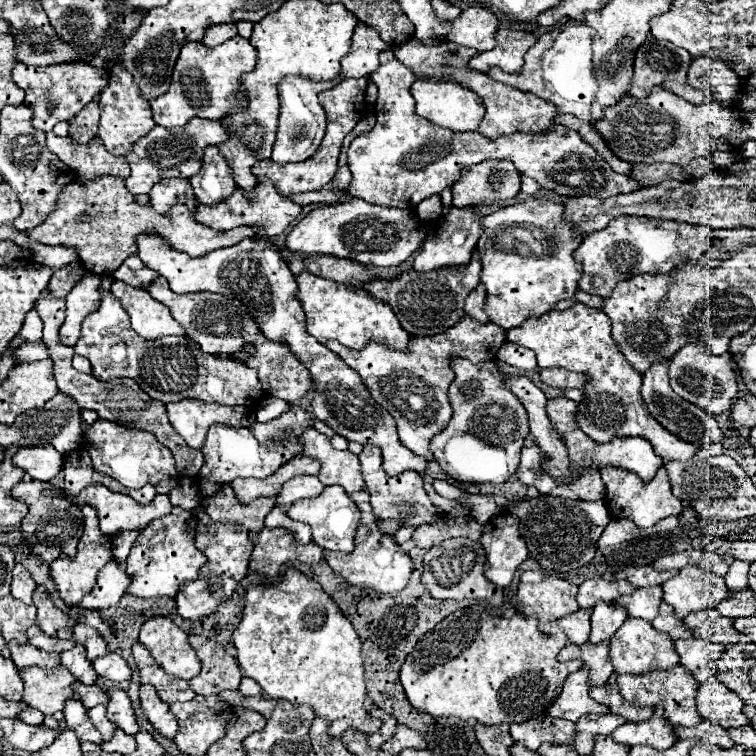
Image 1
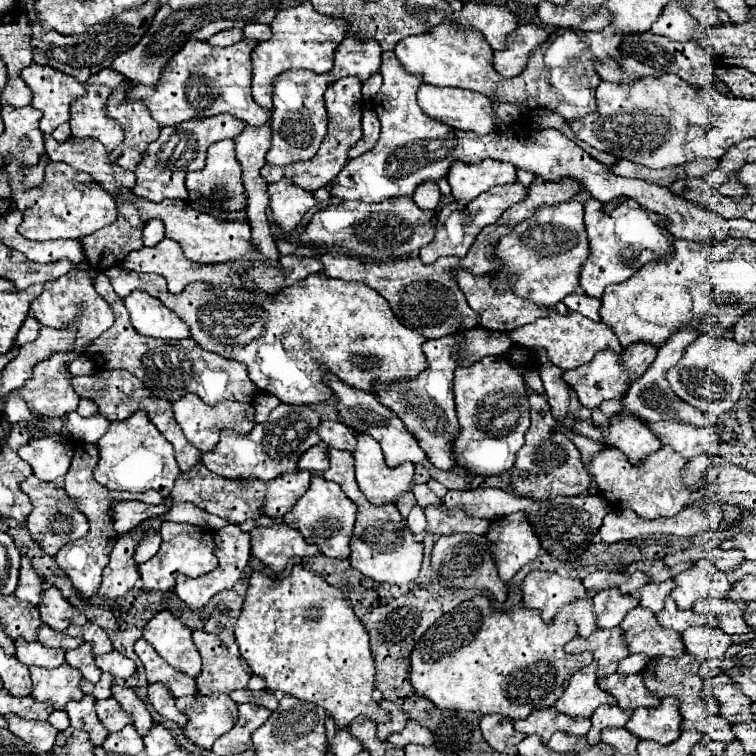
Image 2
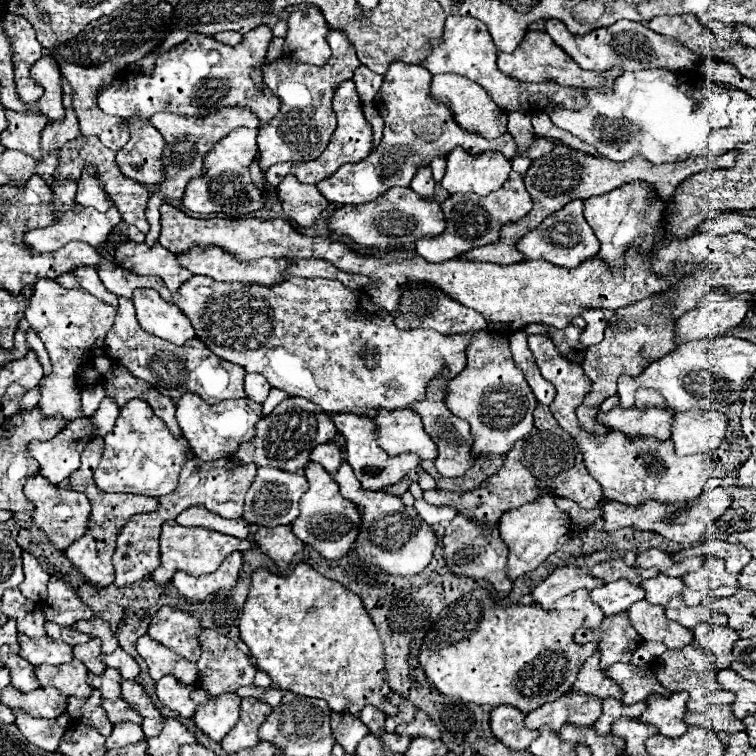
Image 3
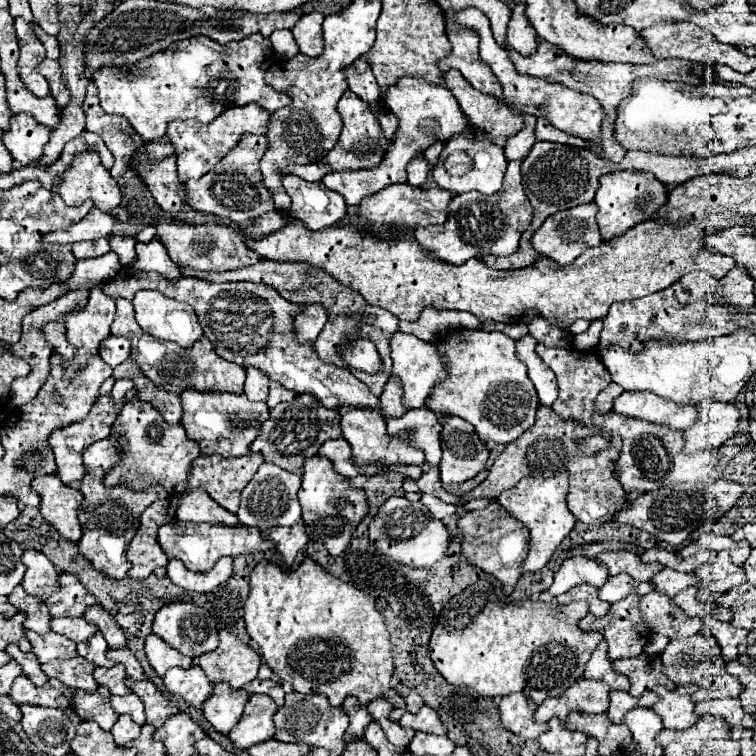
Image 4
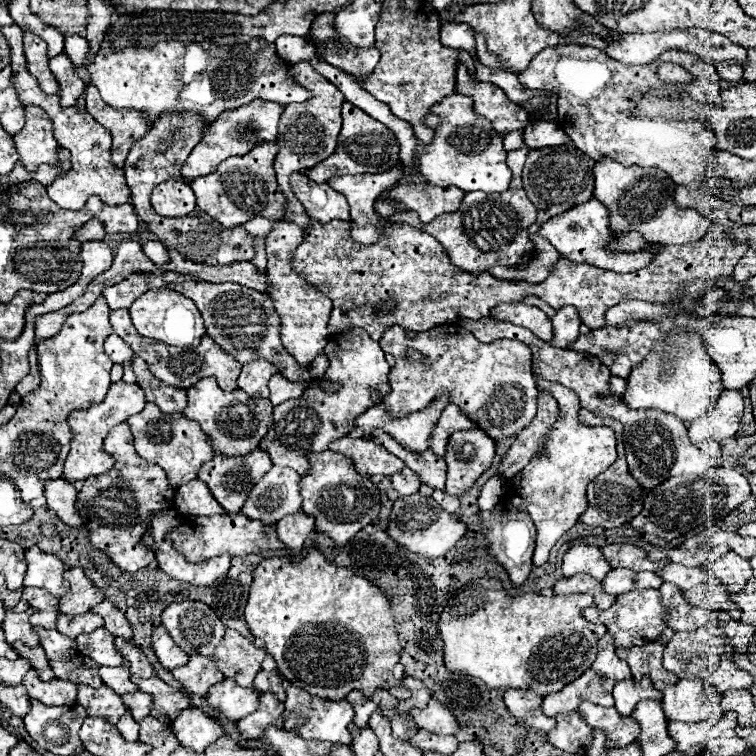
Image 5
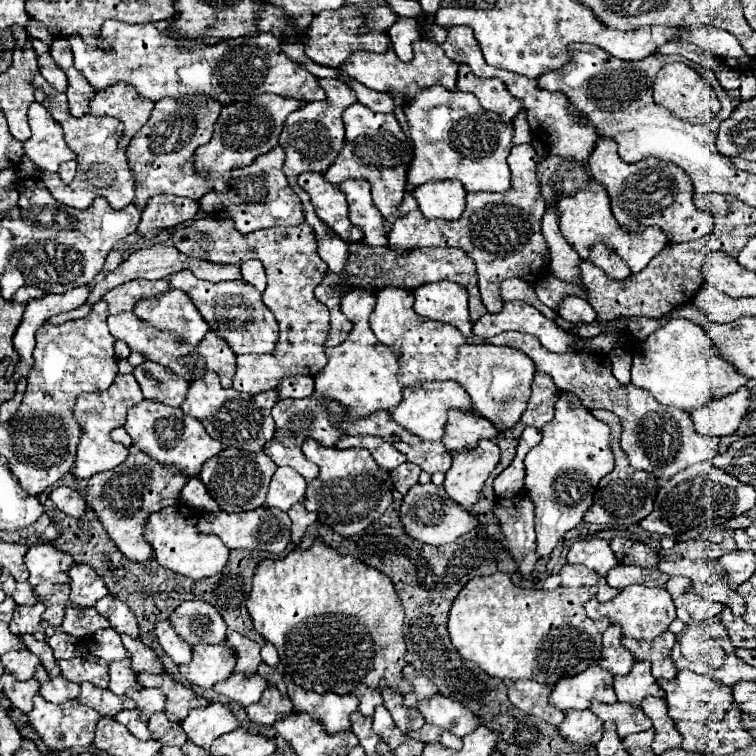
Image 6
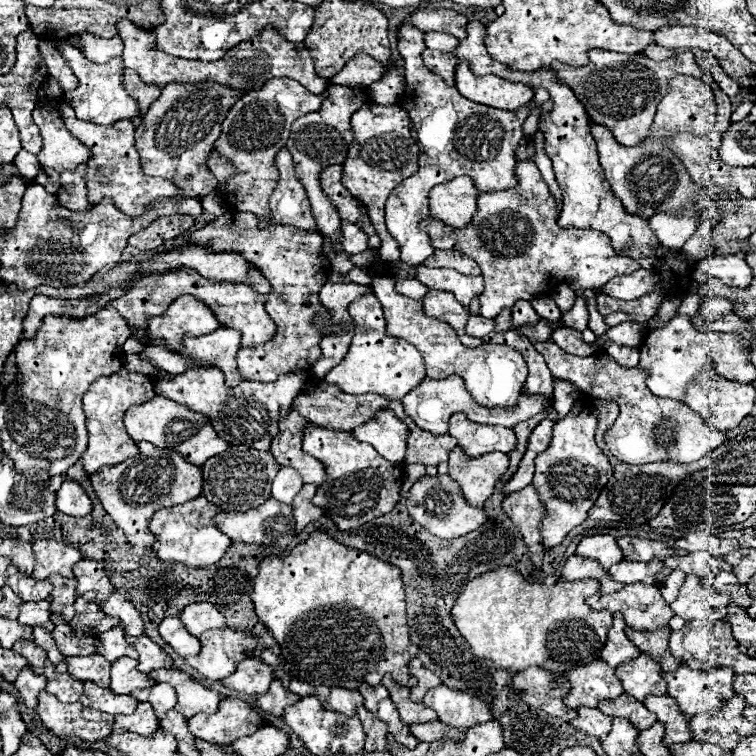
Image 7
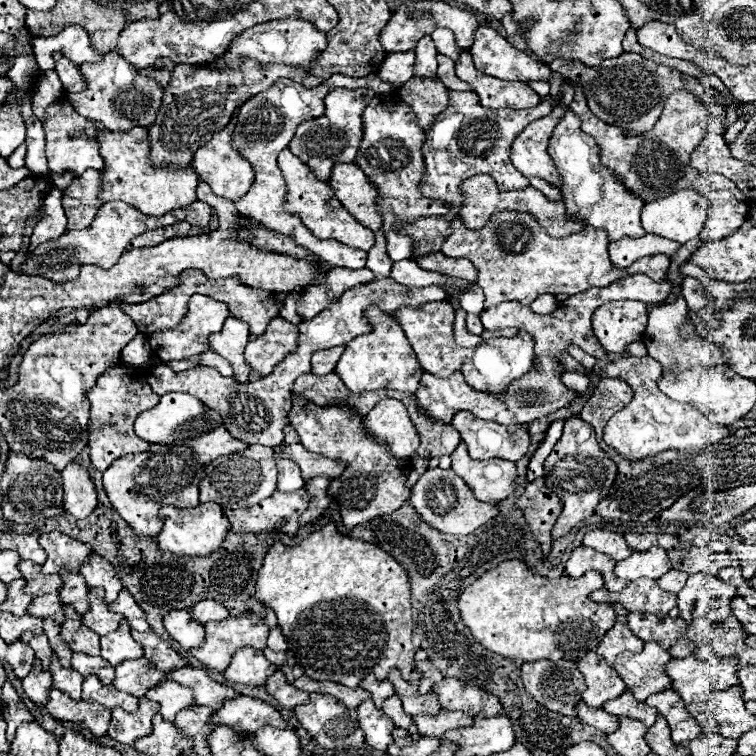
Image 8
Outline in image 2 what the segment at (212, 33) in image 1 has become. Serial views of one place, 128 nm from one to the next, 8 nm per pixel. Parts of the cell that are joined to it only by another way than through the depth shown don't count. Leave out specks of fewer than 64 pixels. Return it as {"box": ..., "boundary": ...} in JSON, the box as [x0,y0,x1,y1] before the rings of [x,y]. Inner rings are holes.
{"box":[208,30,244,48],"boundary":[[[226,30],[226,32],[218,32],[218,34],[214,34],[214,36],[208,40],[208,44],[226,48],[226,46],[232,46],[232,44],[240,42],[242,38],[244,38],[244,32],[240,32],[240,30]]]}

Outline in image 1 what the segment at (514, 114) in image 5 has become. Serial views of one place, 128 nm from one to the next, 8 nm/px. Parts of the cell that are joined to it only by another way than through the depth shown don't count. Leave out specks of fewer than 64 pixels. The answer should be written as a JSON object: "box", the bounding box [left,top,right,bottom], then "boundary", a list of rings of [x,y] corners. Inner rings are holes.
{"box":[412,80,486,132],"boundary":[[[416,80],[412,84],[412,96],[416,100],[416,114],[442,126],[442,128],[448,128],[448,130],[454,130],[454,132],[472,132],[472,130],[478,130],[484,114],[486,114],[486,108],[484,108],[484,102],[482,98],[460,86],[460,84],[452,84],[452,82],[424,82],[424,80]]]}

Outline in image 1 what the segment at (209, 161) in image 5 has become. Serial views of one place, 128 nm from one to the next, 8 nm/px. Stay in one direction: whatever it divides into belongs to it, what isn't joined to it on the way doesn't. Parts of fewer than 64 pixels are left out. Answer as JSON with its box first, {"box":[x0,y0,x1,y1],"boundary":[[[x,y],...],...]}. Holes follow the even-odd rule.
{"box":[126,118,230,196],"boundary":[[[192,118],[182,128],[156,126],[152,128],[152,132],[148,132],[144,138],[140,138],[134,144],[132,154],[126,158],[132,168],[132,174],[126,178],[126,188],[134,196],[138,196],[138,194],[148,194],[152,186],[162,182],[164,178],[190,178],[202,168],[204,148],[226,142],[228,138],[230,134],[226,134],[226,128],[222,128],[222,124],[216,120]]]}

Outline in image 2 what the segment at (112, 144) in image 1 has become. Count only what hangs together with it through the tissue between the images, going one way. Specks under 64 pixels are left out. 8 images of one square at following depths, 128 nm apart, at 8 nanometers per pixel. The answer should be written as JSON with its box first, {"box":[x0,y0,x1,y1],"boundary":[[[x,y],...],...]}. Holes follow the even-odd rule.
{"box":[106,80,160,172],"boundary":[[[124,80],[118,88],[112,90],[106,114],[114,118],[124,128],[124,142],[110,152],[112,164],[120,164],[122,168],[134,172],[134,168],[146,156],[146,148],[158,138],[160,126],[152,120],[148,108],[142,102],[124,102],[126,92],[134,86],[134,82]]]}

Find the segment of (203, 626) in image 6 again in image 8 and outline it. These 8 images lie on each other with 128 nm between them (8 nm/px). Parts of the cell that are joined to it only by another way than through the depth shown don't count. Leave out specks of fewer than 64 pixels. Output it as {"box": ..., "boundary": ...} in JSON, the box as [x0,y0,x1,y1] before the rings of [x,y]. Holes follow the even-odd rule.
{"box":[192,600,228,624],"boundary":[[[200,600],[198,604],[192,606],[192,616],[200,622],[200,624],[206,624],[208,620],[224,620],[228,616],[228,608],[224,604],[218,604],[216,600]]]}

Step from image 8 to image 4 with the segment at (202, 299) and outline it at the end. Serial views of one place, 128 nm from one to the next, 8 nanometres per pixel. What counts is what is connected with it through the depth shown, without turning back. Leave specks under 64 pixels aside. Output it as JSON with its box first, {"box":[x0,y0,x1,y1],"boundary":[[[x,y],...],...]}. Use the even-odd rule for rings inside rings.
{"box":[132,290,202,346],"boundary":[[[140,290],[140,292],[136,292],[132,304],[134,304],[138,326],[146,334],[150,334],[154,338],[176,342],[180,346],[194,346],[194,342],[202,338],[202,326],[198,324],[198,316],[196,316],[194,308],[190,308],[190,304],[166,298],[164,294],[156,292],[156,290]]]}

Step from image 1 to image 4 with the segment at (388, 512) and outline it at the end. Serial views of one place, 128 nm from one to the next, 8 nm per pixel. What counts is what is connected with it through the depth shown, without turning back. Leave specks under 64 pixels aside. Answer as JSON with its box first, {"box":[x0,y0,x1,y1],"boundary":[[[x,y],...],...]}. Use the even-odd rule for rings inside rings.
{"box":[340,408,424,466],"boundary":[[[354,408],[346,412],[340,420],[342,426],[342,436],[350,442],[352,446],[352,456],[358,466],[368,464],[368,462],[382,462],[386,466],[390,464],[408,464],[408,466],[420,466],[424,464],[424,456],[420,448],[414,448],[412,444],[406,444],[406,436],[390,436],[386,432],[386,420],[378,410],[372,408]]]}

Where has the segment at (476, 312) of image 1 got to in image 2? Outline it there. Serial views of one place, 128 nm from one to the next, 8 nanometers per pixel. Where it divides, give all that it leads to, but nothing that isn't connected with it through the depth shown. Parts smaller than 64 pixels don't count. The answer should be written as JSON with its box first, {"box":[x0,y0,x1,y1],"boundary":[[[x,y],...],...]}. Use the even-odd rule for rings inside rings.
{"box":[452,270,548,332],"boundary":[[[454,270],[452,276],[454,276],[454,282],[458,284],[458,288],[464,292],[464,296],[466,296],[470,308],[480,314],[480,324],[482,324],[482,328],[486,328],[486,330],[510,332],[510,330],[514,330],[514,328],[520,328],[522,324],[534,322],[536,318],[548,316],[548,308],[536,306],[534,302],[528,302],[528,300],[522,300],[522,296],[512,294],[510,288],[504,290],[504,292],[494,290],[494,286],[492,286],[492,280],[494,280],[492,274],[474,276],[474,274],[466,272],[466,270]]]}

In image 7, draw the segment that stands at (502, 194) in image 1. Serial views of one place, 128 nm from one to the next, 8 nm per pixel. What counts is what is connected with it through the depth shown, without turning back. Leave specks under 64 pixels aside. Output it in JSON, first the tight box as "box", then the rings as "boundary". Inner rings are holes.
{"box":[386,26,536,266],"boundary":[[[402,26],[398,34],[402,36],[398,42],[398,50],[404,60],[406,76],[406,94],[402,104],[410,114],[410,120],[414,124],[412,132],[422,150],[418,158],[418,172],[404,180],[386,202],[386,226],[400,244],[400,260],[418,266],[434,254],[430,236],[420,228],[420,220],[430,216],[430,188],[444,184],[456,176],[470,176],[478,184],[478,188],[486,190],[508,190],[518,186],[518,178],[514,176],[514,150],[518,146],[518,140],[522,138],[522,124],[536,108],[536,102],[524,104],[522,108],[518,108],[518,112],[498,112],[498,108],[474,104],[472,100],[466,100],[456,88],[446,86],[438,74],[430,72],[426,64],[422,64],[422,52],[426,50],[424,32],[412,26]]]}

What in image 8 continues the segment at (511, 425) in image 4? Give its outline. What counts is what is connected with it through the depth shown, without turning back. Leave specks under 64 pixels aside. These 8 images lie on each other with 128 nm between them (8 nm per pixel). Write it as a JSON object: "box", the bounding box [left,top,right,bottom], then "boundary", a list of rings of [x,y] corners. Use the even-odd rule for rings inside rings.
{"box":[396,302,534,394],"boundary":[[[428,302],[420,310],[404,308],[396,312],[396,320],[406,332],[424,372],[430,372],[438,378],[446,378],[452,372],[462,370],[462,374],[466,376],[466,382],[472,388],[488,394],[502,394],[510,384],[510,380],[524,376],[532,368],[534,338],[528,332],[518,332],[518,336],[514,338],[492,338],[488,342],[478,344],[476,348],[458,346],[452,334],[454,312],[448,302]]]}

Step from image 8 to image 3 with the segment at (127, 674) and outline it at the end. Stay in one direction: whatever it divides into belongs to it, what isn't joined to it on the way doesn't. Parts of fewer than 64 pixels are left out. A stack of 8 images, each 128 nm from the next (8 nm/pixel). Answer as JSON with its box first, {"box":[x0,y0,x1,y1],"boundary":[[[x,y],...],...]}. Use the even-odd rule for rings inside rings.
{"box":[88,668,122,700],"boundary":[[[106,668],[106,672],[102,676],[94,676],[94,674],[88,674],[88,684],[96,690],[102,692],[102,698],[106,700],[118,700],[120,698],[120,682],[122,678],[118,676],[118,670],[116,668]]]}

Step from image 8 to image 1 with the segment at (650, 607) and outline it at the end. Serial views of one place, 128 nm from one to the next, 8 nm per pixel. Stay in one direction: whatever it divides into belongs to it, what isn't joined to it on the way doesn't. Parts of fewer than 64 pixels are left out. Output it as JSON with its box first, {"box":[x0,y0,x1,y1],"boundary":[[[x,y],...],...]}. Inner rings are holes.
{"box":[558,640,614,686],"boundary":[[[604,640],[604,644],[590,644],[590,642],[580,646],[566,644],[560,650],[558,660],[568,662],[574,658],[580,658],[584,666],[590,668],[590,678],[588,678],[590,686],[604,686],[610,674],[614,672],[614,666],[610,660],[610,640]]]}

